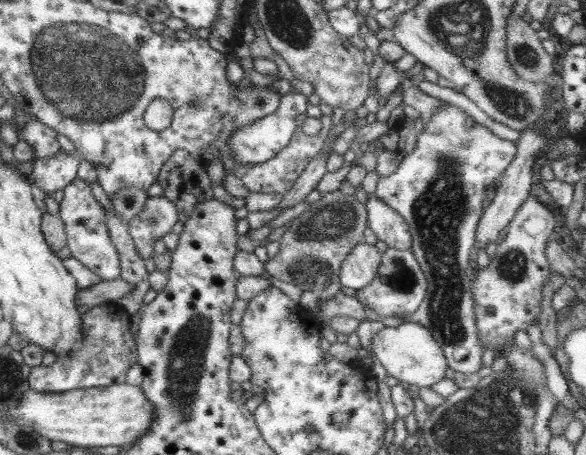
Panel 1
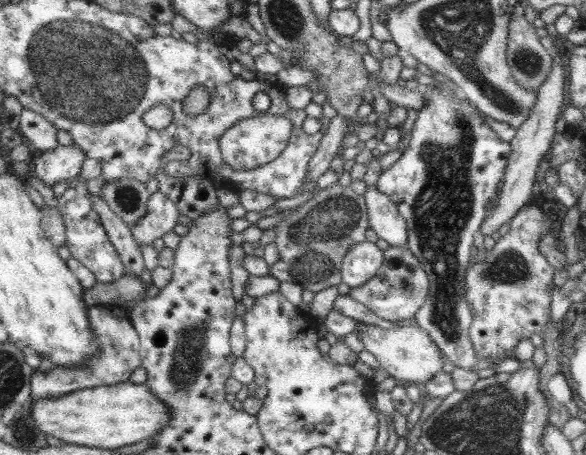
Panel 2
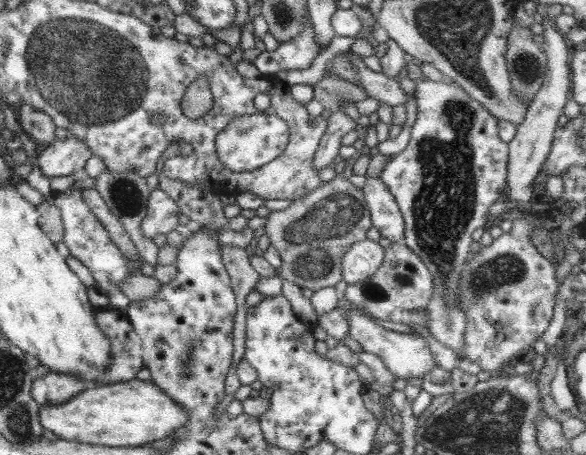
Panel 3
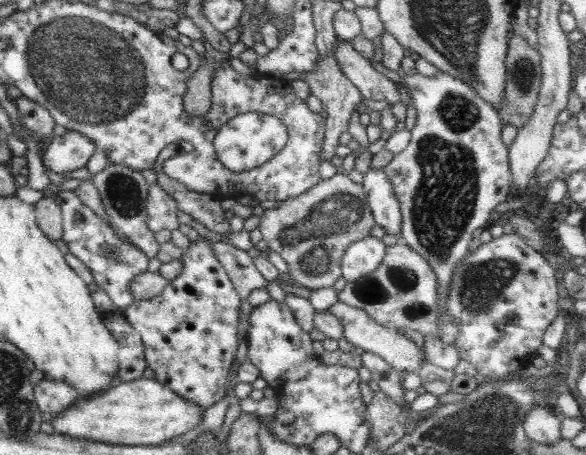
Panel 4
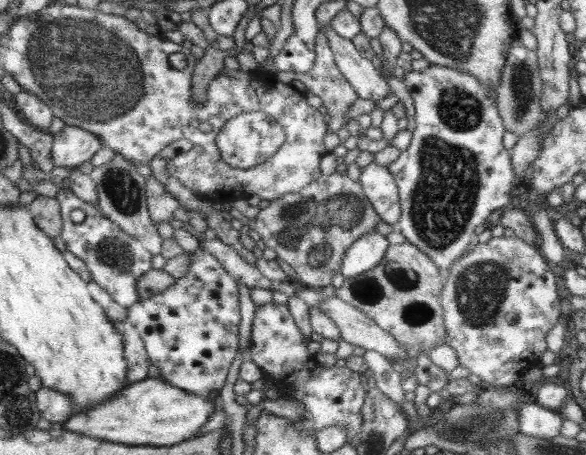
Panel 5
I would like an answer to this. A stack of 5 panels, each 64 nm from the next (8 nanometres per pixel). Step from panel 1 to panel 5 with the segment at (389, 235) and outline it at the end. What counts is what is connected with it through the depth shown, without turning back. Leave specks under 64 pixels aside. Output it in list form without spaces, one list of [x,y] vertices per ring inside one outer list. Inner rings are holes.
[[[372,161],[358,181],[363,188],[363,193],[370,200],[374,210],[378,213],[380,221],[390,225],[397,225],[401,217],[399,192],[397,183],[386,166],[381,166]]]

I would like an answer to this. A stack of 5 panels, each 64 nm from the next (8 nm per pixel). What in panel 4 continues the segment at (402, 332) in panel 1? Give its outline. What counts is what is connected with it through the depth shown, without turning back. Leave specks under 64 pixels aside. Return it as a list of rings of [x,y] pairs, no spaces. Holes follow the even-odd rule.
[[[336,302],[336,305],[332,305],[332,307],[328,309],[328,312],[334,314],[341,322],[344,329],[344,338],[346,338],[348,342],[351,342],[356,347],[358,346],[358,348],[362,348],[362,350],[366,352],[377,354],[402,376],[407,373],[416,374],[418,369],[422,367],[423,352],[414,341],[377,323],[372,317],[369,317],[368,314],[365,314],[364,310],[346,305],[344,302]]]

